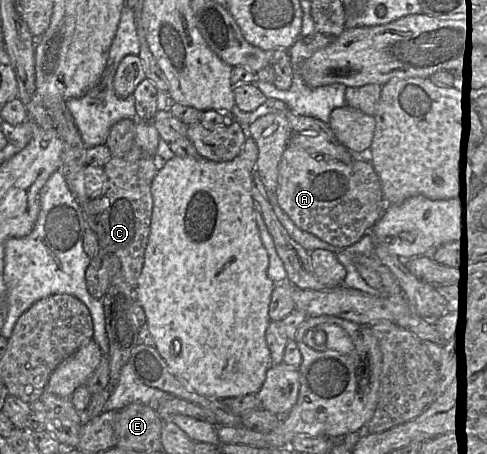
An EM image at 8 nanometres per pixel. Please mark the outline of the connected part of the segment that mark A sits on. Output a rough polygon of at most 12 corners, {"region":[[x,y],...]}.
{"region":[[290,143],[275,195],[298,228],[336,248],[385,207],[369,160]]}

